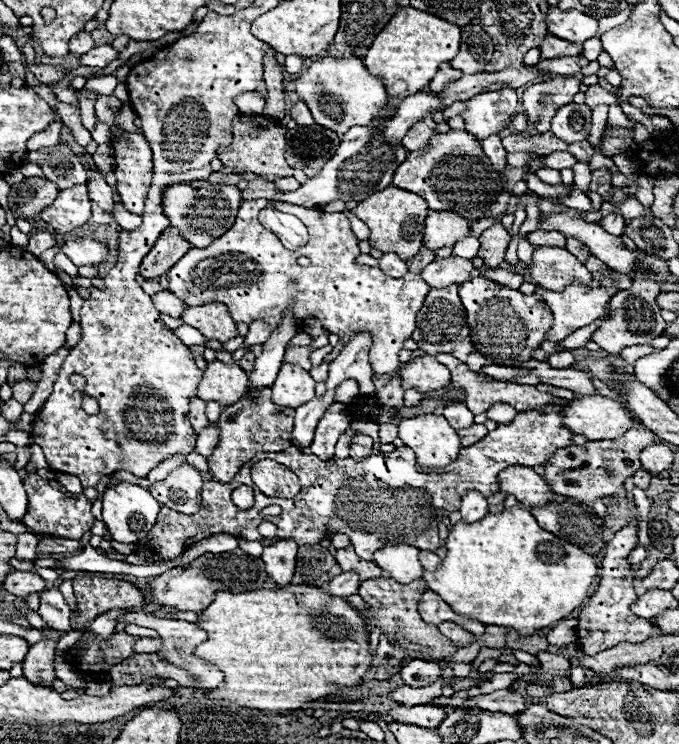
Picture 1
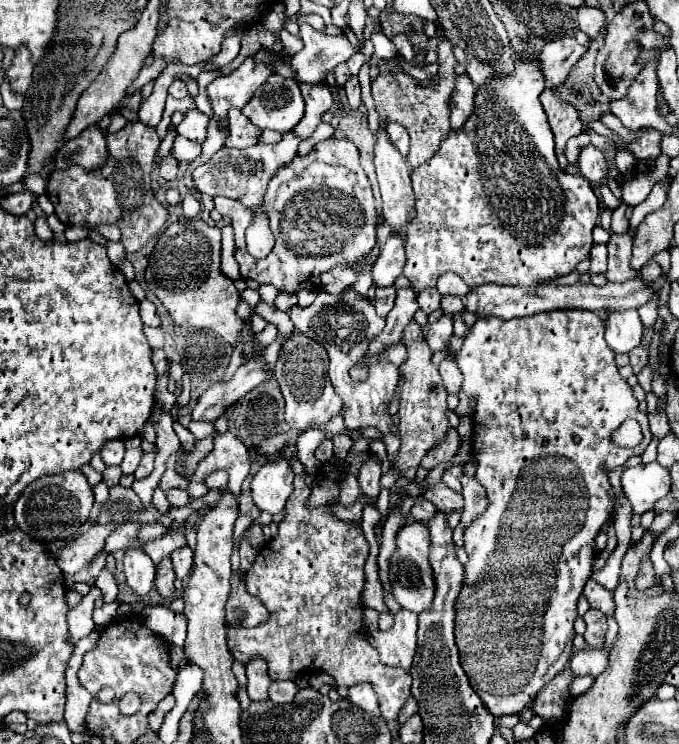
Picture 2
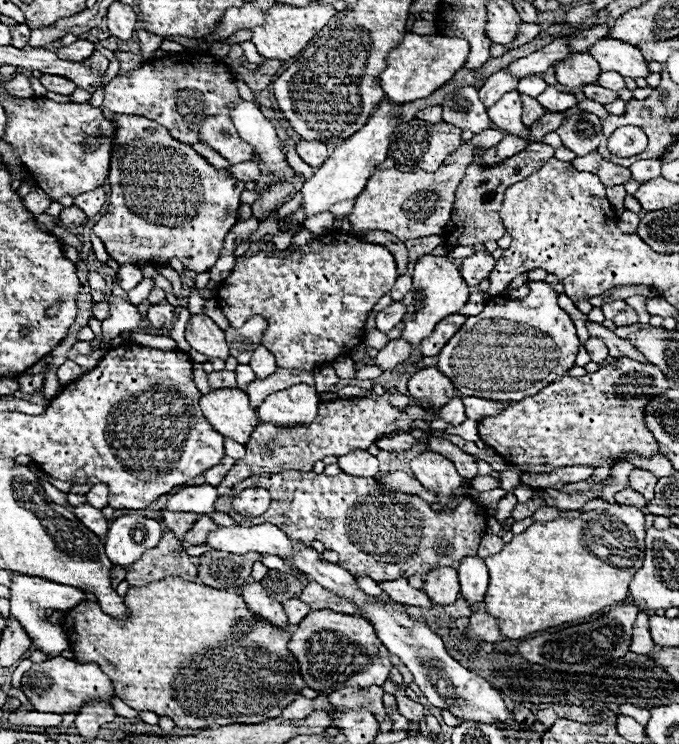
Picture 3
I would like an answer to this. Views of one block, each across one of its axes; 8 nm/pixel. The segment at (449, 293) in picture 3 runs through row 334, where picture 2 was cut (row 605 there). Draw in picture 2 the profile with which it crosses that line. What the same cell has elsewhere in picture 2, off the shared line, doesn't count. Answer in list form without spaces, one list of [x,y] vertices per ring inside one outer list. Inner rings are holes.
[[[410,522],[402,526],[396,534],[396,550],[392,554],[390,568],[388,568],[388,578],[390,578],[396,602],[402,608],[412,610],[416,614],[426,610],[434,598],[434,574],[428,562],[428,550],[430,550],[428,536],[430,536],[428,526],[424,526],[422,522]]]

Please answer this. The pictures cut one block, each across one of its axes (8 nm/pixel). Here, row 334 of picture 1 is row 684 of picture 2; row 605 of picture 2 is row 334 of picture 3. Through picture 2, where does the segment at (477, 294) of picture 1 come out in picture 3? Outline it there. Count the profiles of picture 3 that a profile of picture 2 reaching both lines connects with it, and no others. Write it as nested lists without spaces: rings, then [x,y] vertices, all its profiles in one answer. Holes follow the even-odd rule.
[[[526,282],[530,294],[520,300],[510,300],[508,296],[492,296],[478,316],[470,316],[464,328],[448,340],[448,344],[438,354],[438,370],[446,374],[462,396],[476,396],[494,402],[518,402],[524,396],[536,394],[540,388],[566,376],[574,366],[580,342],[576,336],[574,322],[556,304],[558,294],[546,282]]]

